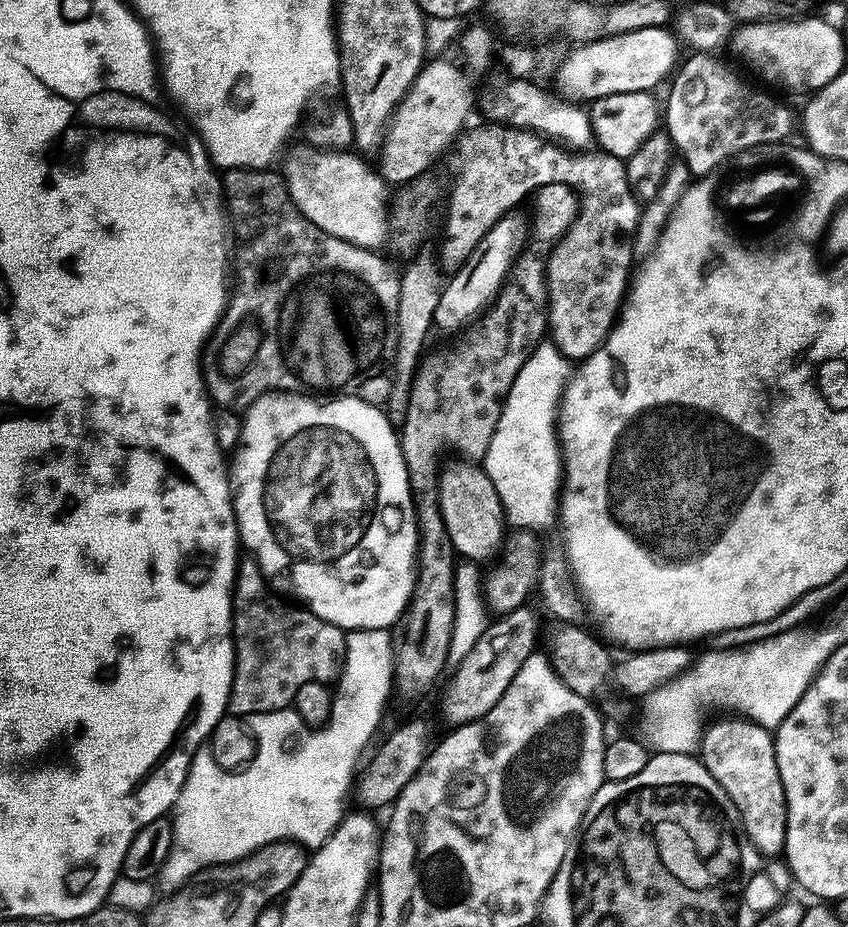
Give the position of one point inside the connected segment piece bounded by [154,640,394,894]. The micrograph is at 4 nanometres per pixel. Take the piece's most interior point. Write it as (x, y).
(227, 809)

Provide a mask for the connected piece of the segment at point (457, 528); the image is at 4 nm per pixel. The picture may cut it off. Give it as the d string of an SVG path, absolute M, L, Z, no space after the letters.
M483 467L443 473L440 479L440 513L452 547L463 559L465 556L465 561L488 560L496 551L501 551L506 535L504 507L498 498L498 490L494 490L494 482L490 482Z

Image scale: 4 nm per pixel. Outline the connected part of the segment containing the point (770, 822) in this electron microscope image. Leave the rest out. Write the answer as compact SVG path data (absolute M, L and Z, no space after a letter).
M747 718L720 720L712 724L698 740L698 756L708 767L708 773L734 802L744 826L744 835L765 857L780 856L784 851L786 804L784 787L778 774L776 745L769 729Z

